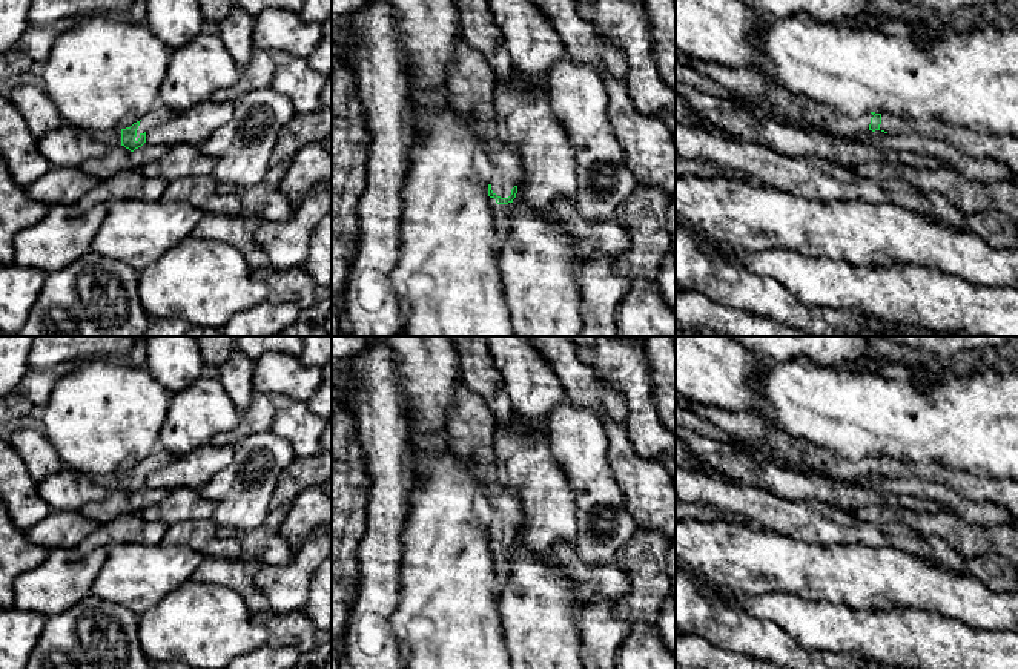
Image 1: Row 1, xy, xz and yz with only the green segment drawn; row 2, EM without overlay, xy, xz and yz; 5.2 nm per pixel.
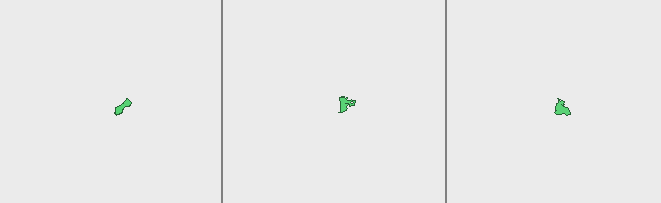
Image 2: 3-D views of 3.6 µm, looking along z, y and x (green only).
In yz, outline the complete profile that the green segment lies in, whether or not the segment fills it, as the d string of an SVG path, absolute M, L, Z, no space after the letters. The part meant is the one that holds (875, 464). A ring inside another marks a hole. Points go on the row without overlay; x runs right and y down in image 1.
M676 394L676 402L728 433L732 437L729 445L752 462L792 468L806 476L825 474L834 482L849 483L864 474L895 479L915 476L946 485L969 500L995 503L1007 509L1018 522L1018 482L977 476L938 463L897 462L875 456L849 462L803 437L791 436L755 413L734 413L720 407L702 405L679 394Z

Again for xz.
M461 381L458 382L448 443L456 459L481 482L494 509L488 540L497 577L496 594L501 595L510 577L510 554L522 520L522 508L516 493L499 480L493 411L479 394L473 393Z

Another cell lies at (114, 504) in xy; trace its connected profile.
M121 488L109 491L103 500L84 505L80 512L95 523L103 525L124 512L129 512L129 502L124 494L126 491Z

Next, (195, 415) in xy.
M206 371L187 388L170 394L160 445L180 457L233 430L238 422L240 413L220 379Z

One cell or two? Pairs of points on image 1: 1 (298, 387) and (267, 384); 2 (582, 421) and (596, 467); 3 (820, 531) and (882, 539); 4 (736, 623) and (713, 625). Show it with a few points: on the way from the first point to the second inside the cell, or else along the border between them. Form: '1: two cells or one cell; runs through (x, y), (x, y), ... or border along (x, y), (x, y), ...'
1: one cell; runs through (290, 384), (275, 384)
2: one cell; runs through (582, 431), (582, 453), (585, 456)
3: one cell; runs through (836, 531), (866, 533)
4: one cell; runs through (730, 625), (719, 625)

